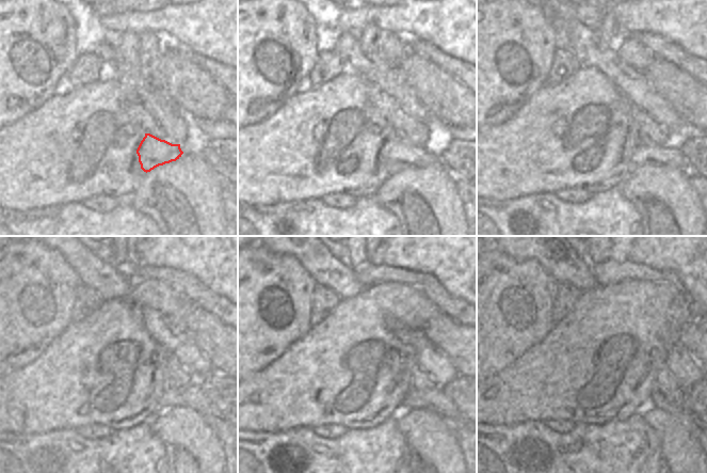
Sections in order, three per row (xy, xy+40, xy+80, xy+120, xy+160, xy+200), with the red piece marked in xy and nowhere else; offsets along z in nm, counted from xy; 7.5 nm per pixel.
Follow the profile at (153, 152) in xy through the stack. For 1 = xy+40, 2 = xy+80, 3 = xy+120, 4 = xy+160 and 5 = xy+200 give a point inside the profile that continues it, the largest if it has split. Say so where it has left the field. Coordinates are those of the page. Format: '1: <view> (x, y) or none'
1: xy+40 (401, 155)
2: xy+80 (643, 155)
3: xy+120 (193, 396)
4: xy+160 (434, 398)
5: xy+200 (693, 408)

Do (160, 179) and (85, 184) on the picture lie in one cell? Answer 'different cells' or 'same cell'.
different cells

